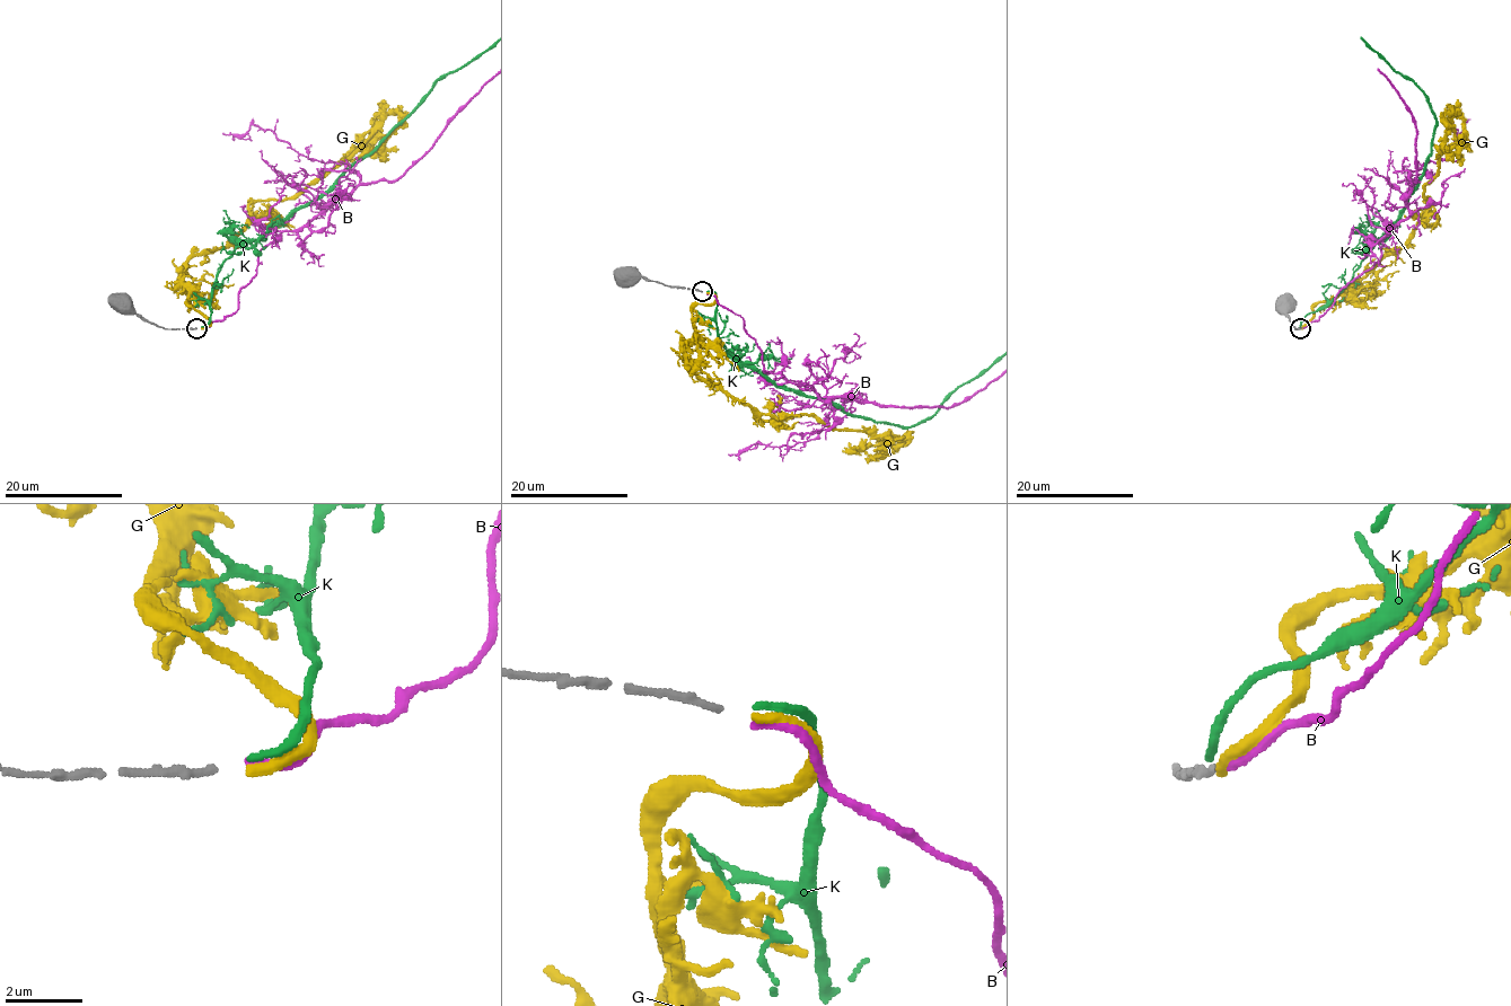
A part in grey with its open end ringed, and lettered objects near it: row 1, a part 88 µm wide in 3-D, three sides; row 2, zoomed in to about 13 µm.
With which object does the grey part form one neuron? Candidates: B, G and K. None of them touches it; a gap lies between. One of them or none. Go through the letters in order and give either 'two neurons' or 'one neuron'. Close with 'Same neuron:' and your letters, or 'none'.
B: two neurons
G: two neurons
K: one neuron
Same neuron: K

